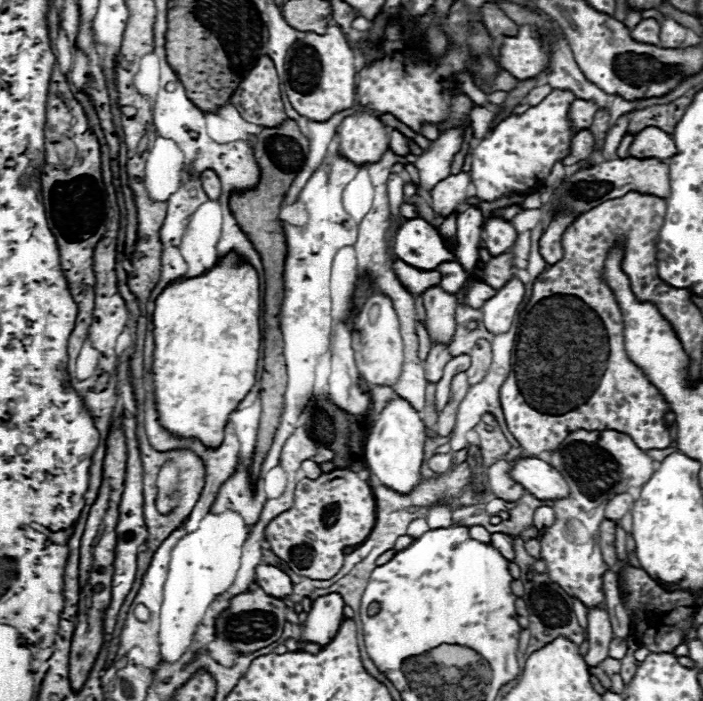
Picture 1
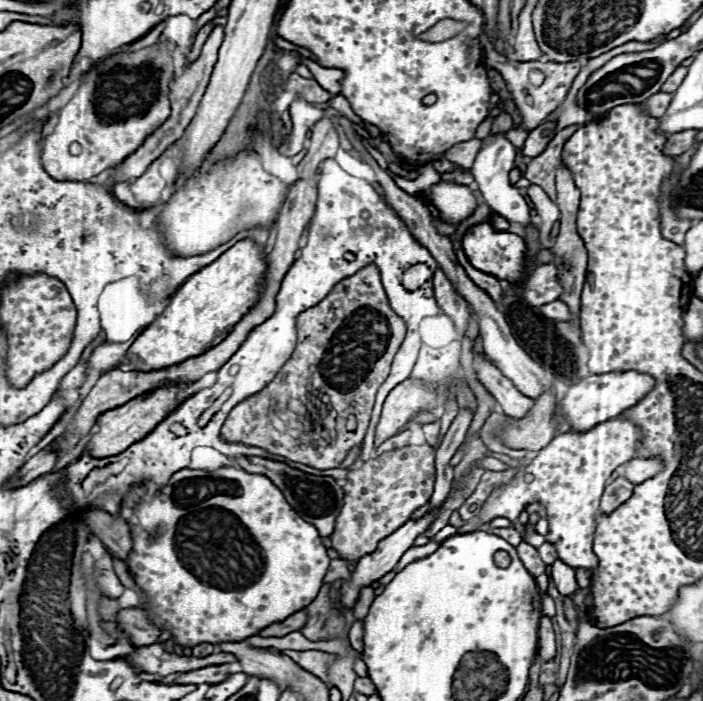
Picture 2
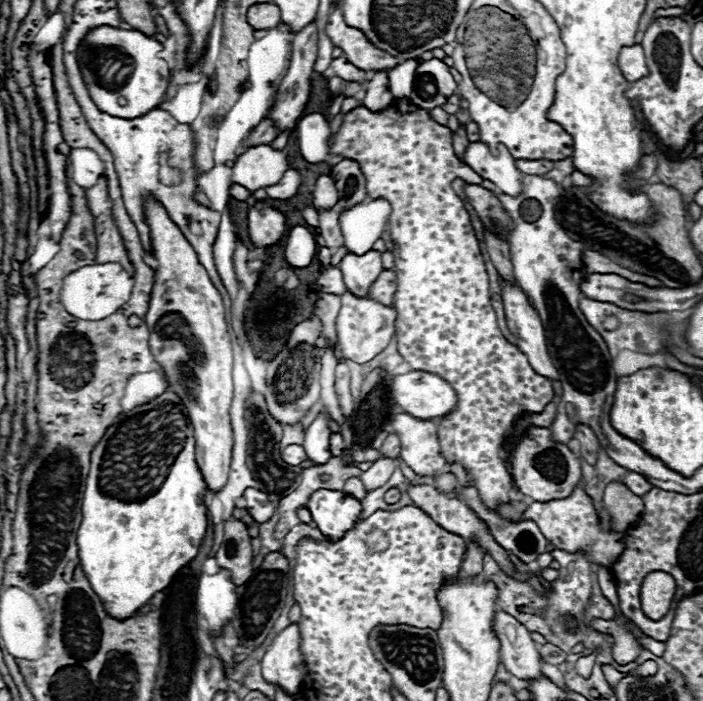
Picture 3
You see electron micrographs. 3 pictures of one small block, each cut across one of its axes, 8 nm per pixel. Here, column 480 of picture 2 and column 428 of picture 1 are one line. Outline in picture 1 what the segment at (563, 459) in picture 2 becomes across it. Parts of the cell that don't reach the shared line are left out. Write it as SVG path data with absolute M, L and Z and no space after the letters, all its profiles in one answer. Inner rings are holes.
M434 502L426 514L430 528L446 528L452 524L452 508L444 502Z

